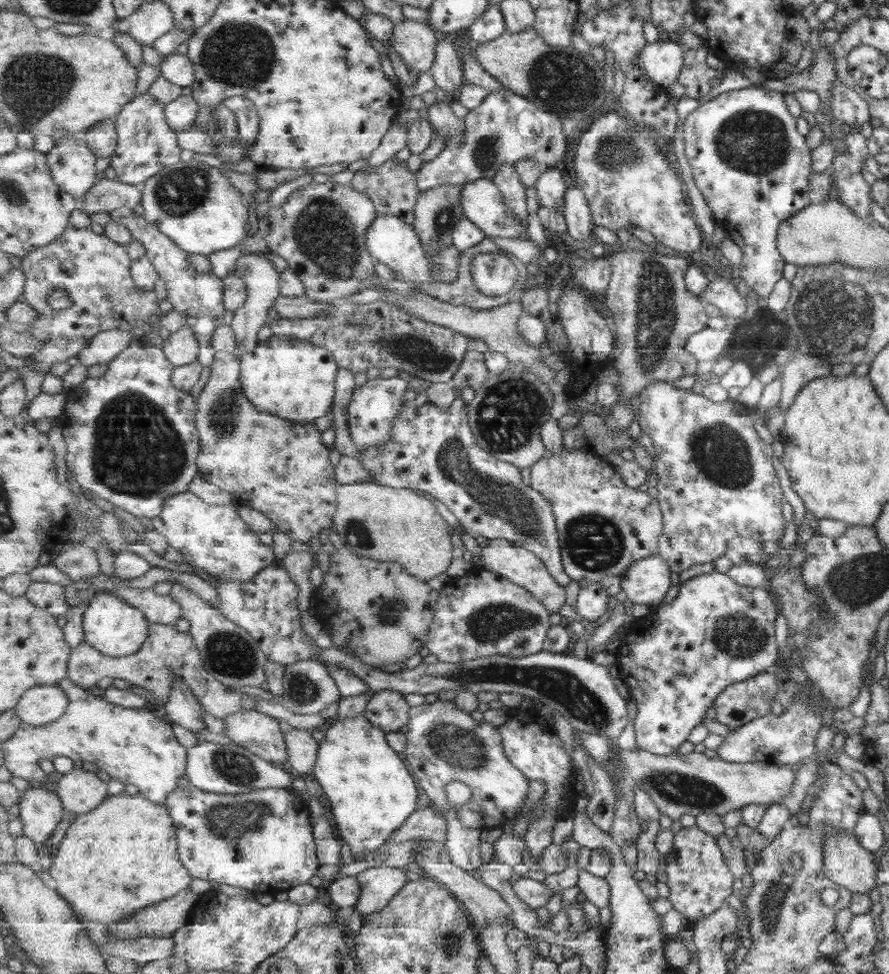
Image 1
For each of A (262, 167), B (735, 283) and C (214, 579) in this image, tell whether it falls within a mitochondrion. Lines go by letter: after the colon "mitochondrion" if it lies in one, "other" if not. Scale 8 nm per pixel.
A: other
B: other
C: other

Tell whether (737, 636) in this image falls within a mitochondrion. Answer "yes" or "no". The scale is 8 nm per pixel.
yes

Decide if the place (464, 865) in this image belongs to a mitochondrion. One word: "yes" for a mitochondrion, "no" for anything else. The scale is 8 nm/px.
no

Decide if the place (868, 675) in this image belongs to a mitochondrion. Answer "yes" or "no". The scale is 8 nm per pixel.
no

